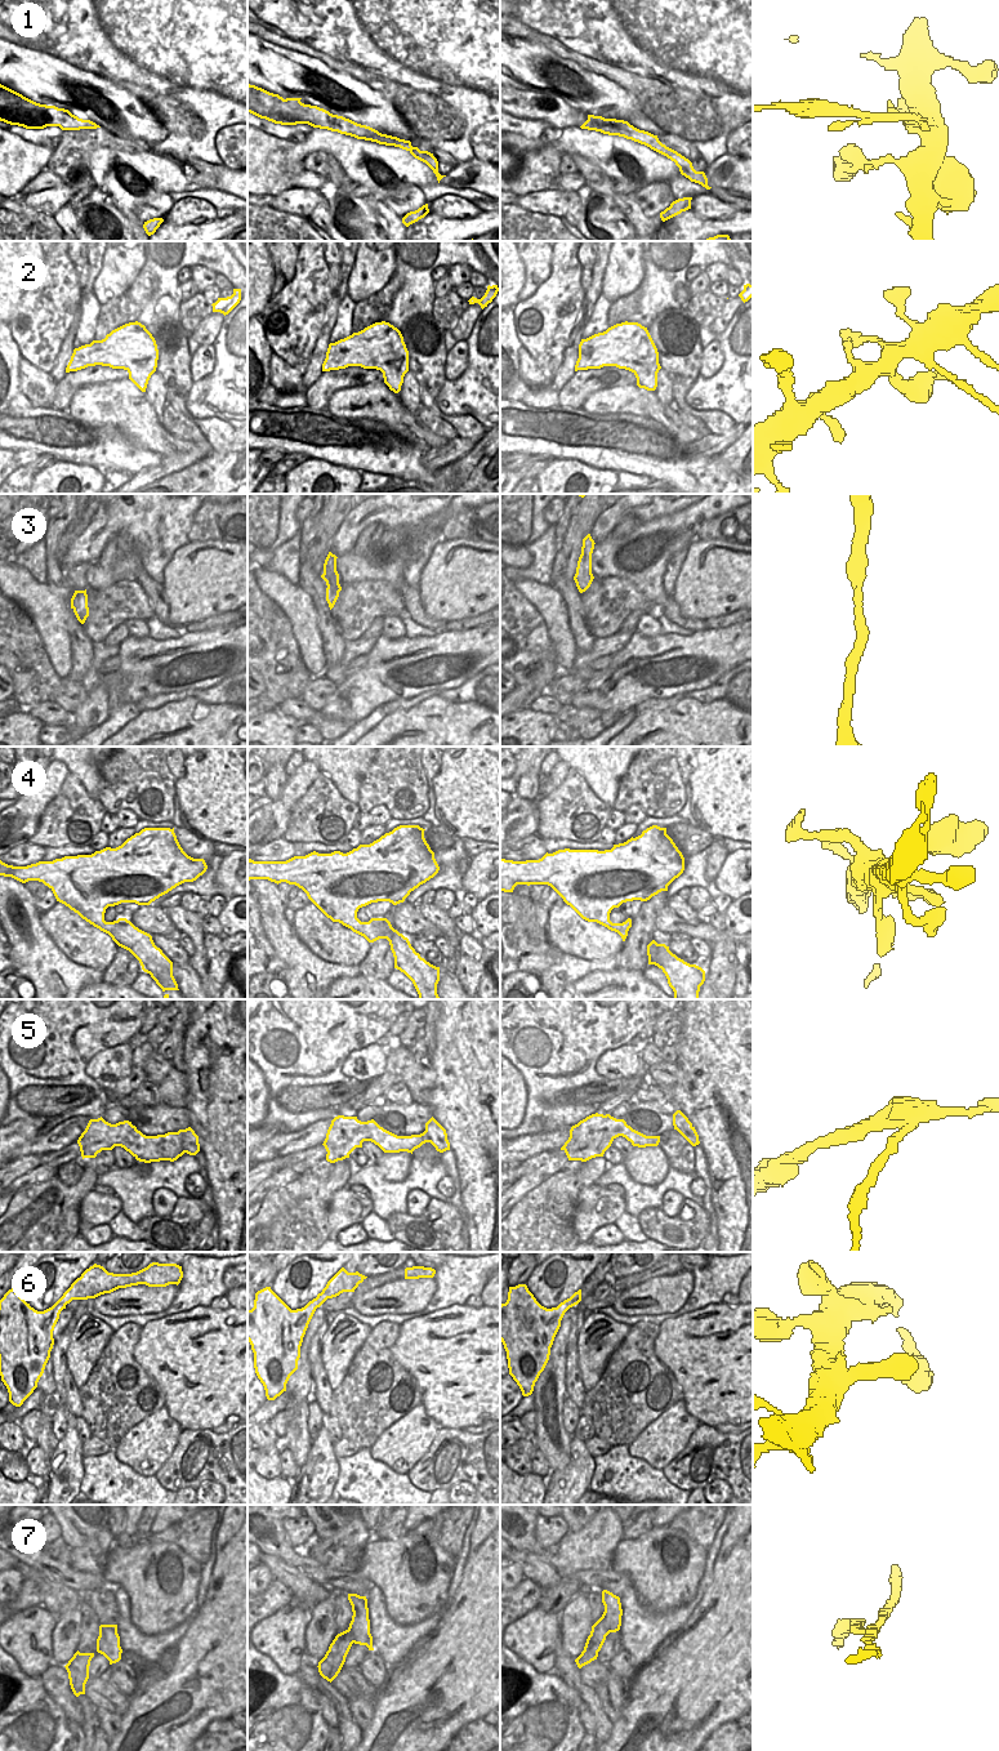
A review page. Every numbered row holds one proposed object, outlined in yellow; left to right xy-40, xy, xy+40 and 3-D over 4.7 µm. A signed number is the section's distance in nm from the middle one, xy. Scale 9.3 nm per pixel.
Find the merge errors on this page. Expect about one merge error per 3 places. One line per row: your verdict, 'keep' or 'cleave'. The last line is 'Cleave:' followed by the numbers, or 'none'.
1: cleave
2: keep
3: keep
4: keep
5: cleave
6: keep
7: cleave
Cleave: 1, 5, 7

